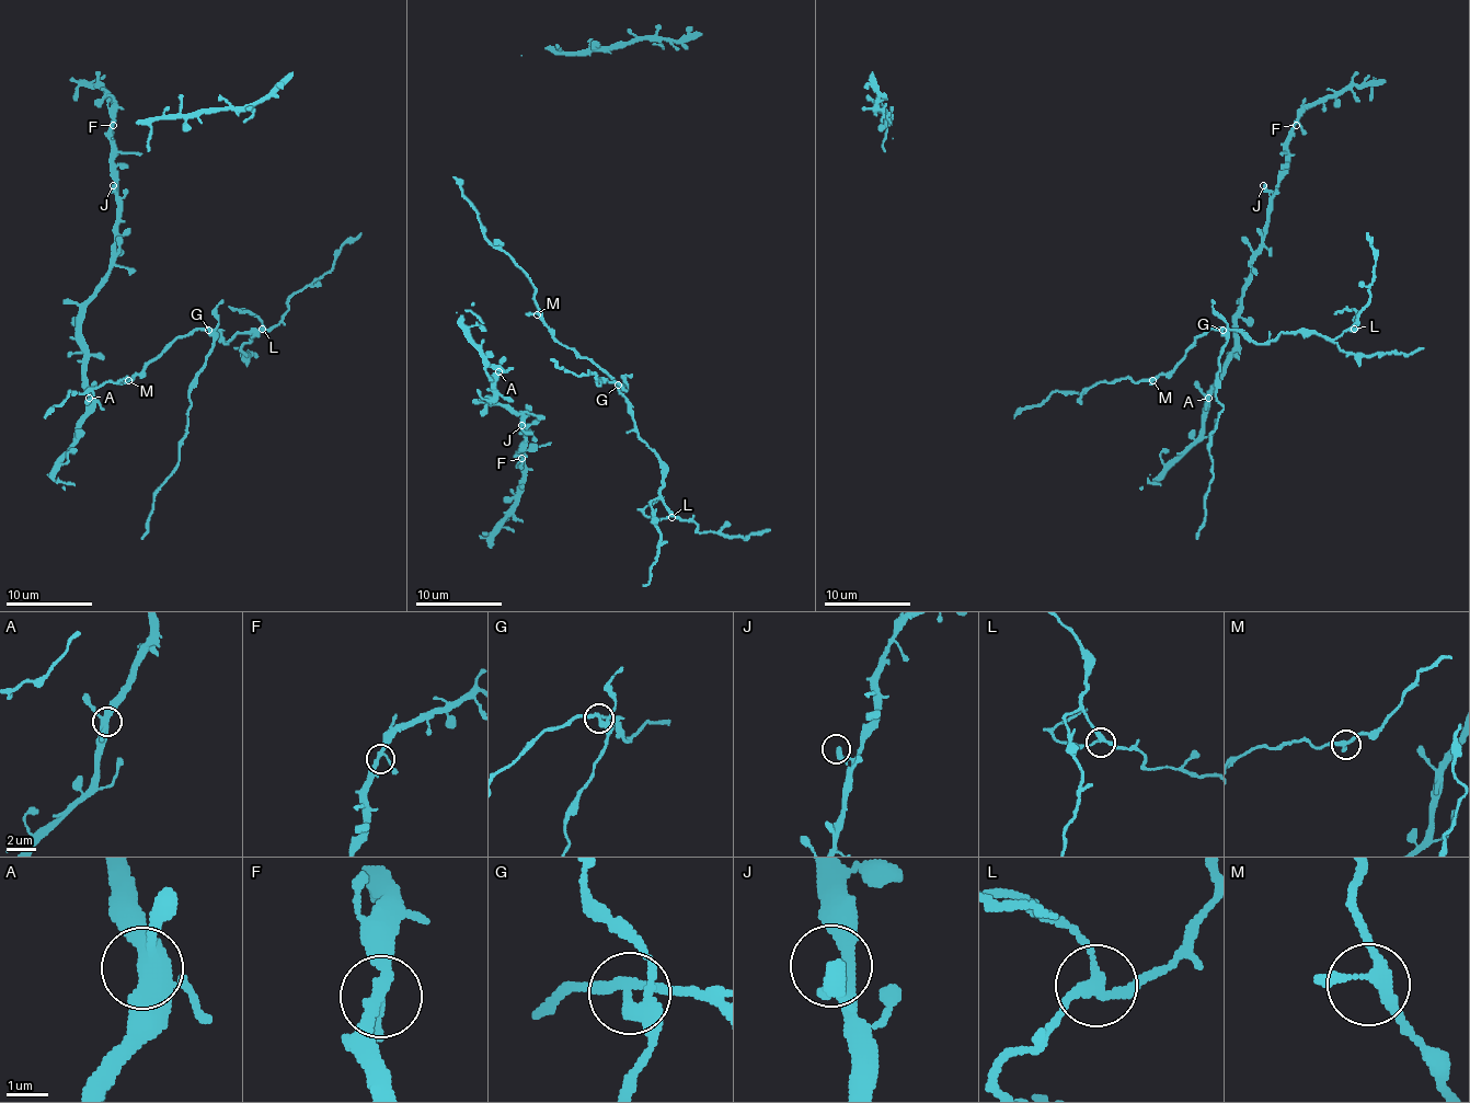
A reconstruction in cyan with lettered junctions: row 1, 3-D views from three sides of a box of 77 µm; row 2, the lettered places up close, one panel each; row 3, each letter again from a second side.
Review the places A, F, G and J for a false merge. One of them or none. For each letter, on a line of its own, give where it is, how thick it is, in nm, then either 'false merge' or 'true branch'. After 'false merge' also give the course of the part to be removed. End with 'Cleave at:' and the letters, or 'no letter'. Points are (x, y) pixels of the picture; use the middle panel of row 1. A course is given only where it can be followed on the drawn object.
A: place (498, 371); calibre 460 nm; true branch
F: place (521, 458); calibre 240 nm; true branch
G: place (618, 385); calibre 260 nm; false merge; course (617, 385), (634, 432), (658, 458), (661, 500), (674, 515), (691, 519), (698, 531), (747, 538), (769, 529)
J: place (521, 425); calibre 220 nm; true branch
Cleave at: G

